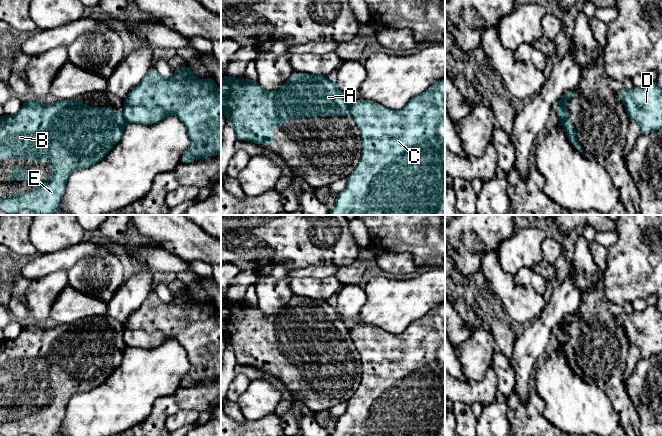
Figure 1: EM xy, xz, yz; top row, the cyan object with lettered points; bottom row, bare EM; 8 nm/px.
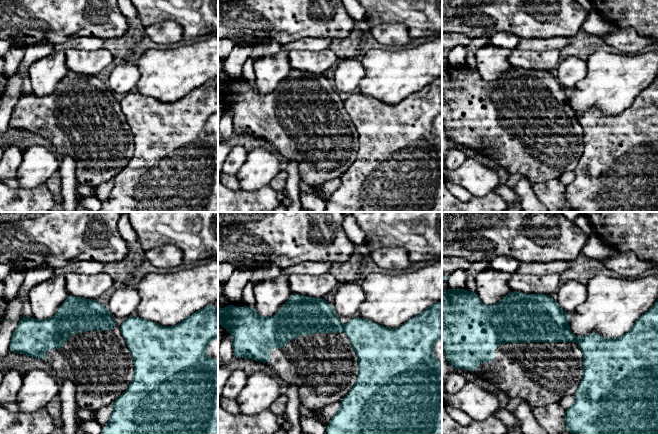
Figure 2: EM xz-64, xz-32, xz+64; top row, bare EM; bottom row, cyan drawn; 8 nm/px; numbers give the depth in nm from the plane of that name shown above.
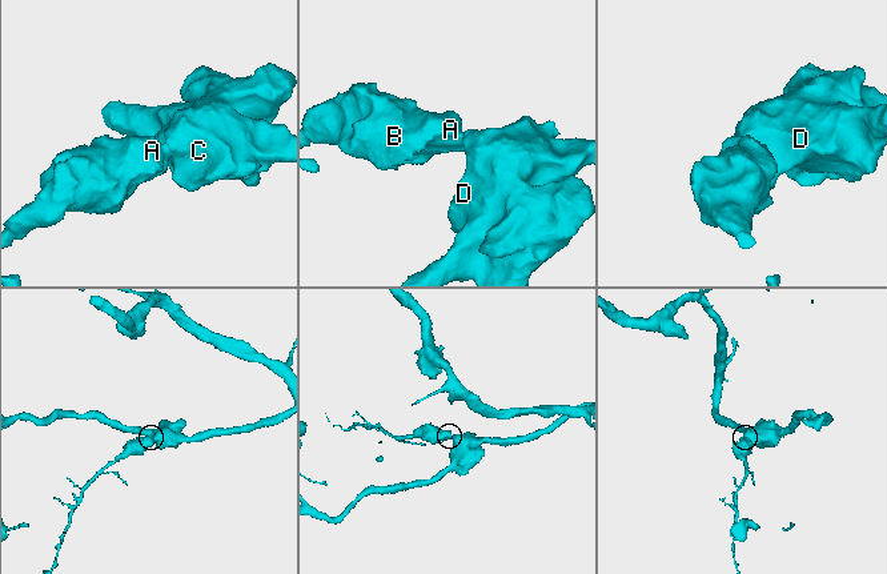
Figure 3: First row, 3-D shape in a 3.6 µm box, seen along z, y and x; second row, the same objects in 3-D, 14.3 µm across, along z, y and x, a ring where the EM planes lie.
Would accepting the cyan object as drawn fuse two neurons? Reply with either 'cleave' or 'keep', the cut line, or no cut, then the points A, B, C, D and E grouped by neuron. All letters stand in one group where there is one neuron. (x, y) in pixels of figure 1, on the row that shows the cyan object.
cleave; cut in xz along (349, 105), (349, 112), (351, 114); A B E / C D

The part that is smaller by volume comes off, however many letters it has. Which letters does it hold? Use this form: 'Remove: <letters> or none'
Remove: A, B, E

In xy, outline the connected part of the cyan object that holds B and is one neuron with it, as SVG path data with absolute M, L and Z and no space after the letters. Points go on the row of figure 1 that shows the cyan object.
M30 98L23 103L20 111L0 118L0 158L26 157L37 162L51 164L50 177L44 181L34 174L24 175L23 166L10 169L7 180L20 179L21 182L35 183L34 188L25 194L9 195L0 198L0 209L7 215L17 215L29 210L41 215L49 215L56 210L66 189L66 182L77 169L94 166L102 160L121 139L126 120L123 115L108 107L91 107L82 104L79 99L60 100L53 104L42 104Z

